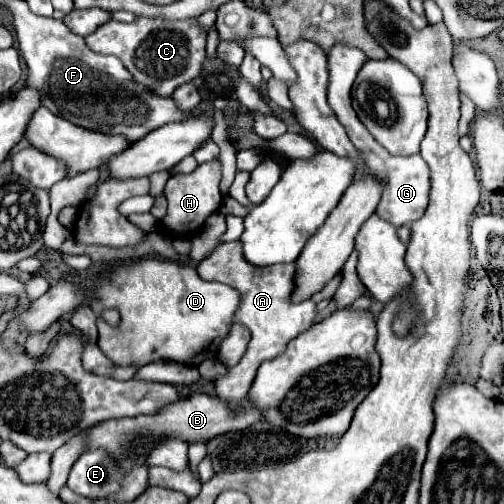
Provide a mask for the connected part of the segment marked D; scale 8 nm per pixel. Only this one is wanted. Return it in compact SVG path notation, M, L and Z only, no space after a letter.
M138 258L130 264L116 266L104 278L98 278L96 290L92 298L88 298L90 308L100 314L106 308L116 308L120 312L120 324L108 326L102 318L98 318L98 348L118 366L134 366L142 368L150 362L168 360L180 362L188 366L198 366L206 358L200 354L208 352L212 344L220 346L222 338L232 328L232 318L240 306L238 292L232 286L220 282L206 282L196 274L194 264L178 264L174 260L162 258Z

